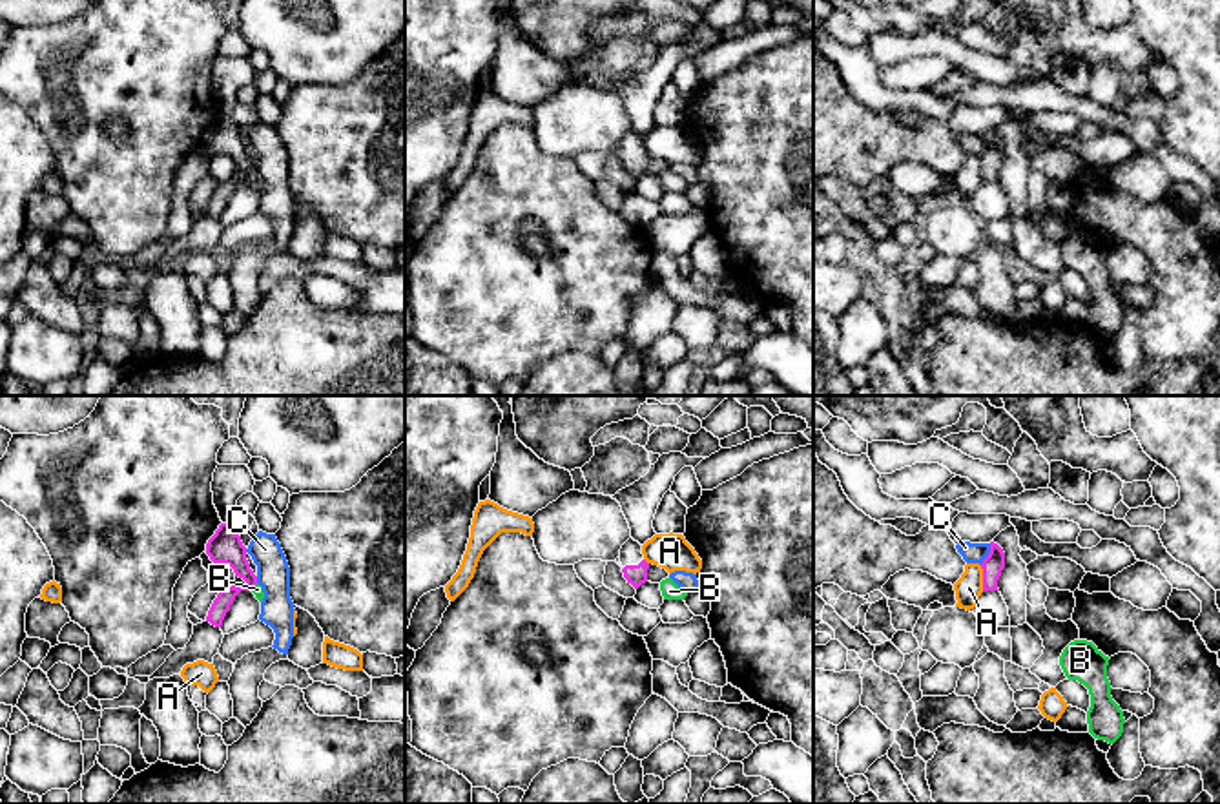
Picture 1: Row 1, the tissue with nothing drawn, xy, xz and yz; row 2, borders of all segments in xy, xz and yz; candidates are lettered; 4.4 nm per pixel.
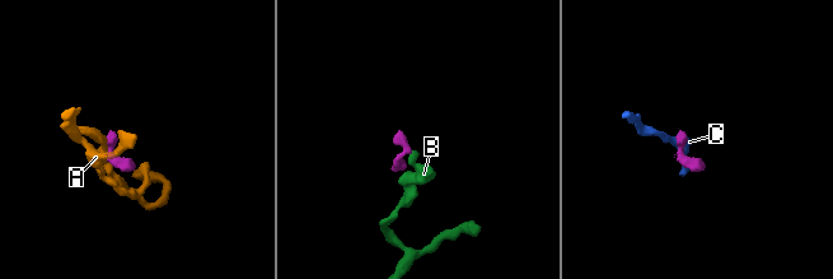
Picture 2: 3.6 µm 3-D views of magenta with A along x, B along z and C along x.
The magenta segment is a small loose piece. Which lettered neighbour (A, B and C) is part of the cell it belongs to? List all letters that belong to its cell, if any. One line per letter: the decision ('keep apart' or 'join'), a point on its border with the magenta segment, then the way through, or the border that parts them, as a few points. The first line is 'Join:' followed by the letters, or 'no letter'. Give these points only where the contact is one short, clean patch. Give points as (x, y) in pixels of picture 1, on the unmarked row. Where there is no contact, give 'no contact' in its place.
Join: B
A: keep apart; contact yz (983, 170); border yz (980, 157), (983, 181)
B: join; contact xy (254, 177); way xy (225, 137), (254, 177), (258, 181)
C: keep apart; contact yz (989, 146); border yz (991, 135), (989, 146), (980, 155)

